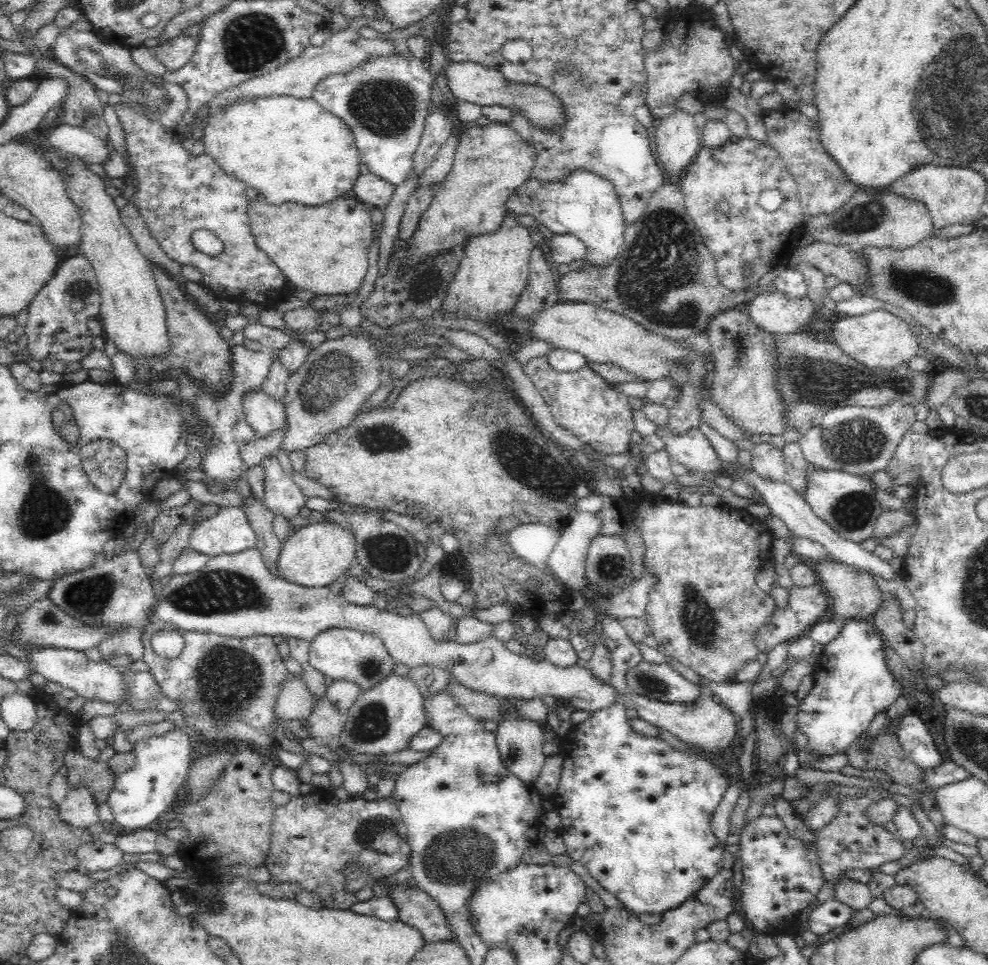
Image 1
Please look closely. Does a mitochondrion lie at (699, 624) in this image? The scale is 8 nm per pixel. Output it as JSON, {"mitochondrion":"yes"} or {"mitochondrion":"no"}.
{"mitochondrion":"yes"}

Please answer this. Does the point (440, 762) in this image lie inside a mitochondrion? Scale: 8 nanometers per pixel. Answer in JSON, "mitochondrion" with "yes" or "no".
{"mitochondrion":"no"}

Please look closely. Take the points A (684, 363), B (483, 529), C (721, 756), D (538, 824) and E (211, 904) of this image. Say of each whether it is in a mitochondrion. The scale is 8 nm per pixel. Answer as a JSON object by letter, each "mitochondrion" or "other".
{"A":"mitochondrion","B":"other","C":"other","D":"other","E":"other"}

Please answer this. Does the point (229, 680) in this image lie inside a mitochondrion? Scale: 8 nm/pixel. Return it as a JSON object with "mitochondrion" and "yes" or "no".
{"mitochondrion":"yes"}

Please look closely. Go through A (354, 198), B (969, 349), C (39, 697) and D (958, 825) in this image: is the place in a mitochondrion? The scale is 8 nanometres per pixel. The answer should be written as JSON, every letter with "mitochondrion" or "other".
{"A":"other","B":"other","C":"other","D":"other"}

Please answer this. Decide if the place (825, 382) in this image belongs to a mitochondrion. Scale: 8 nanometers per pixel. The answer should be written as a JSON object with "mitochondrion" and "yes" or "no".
{"mitochondrion":"yes"}

